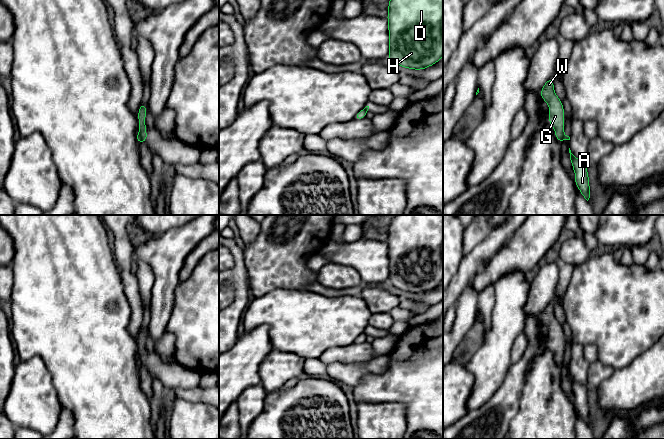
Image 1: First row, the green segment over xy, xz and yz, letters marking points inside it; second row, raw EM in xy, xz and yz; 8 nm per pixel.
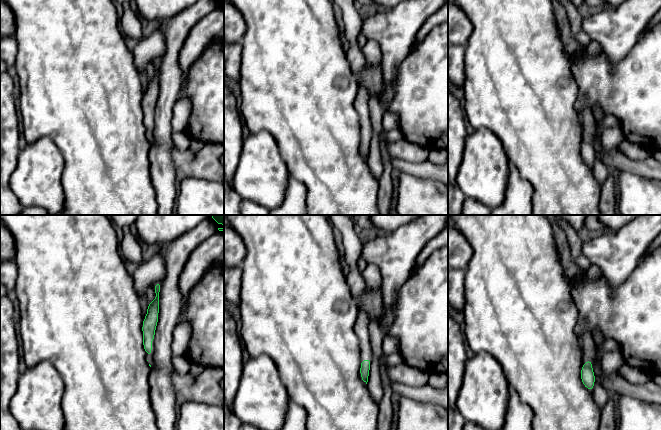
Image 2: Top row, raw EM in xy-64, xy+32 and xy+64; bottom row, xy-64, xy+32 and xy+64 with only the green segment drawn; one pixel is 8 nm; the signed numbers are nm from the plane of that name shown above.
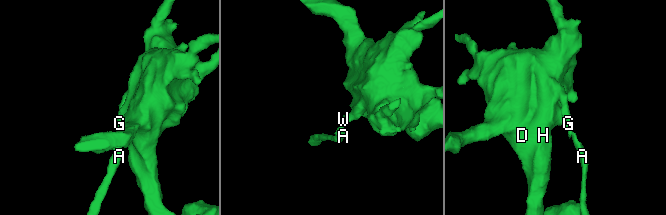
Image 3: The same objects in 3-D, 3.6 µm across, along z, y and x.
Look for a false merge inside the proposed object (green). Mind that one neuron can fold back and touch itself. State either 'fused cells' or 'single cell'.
fused cells

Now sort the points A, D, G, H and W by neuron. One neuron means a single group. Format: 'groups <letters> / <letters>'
groups A / D G H W

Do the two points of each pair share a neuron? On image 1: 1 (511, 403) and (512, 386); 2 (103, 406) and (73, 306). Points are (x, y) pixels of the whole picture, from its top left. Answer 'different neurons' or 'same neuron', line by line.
1: same neuron
2: same neuron

